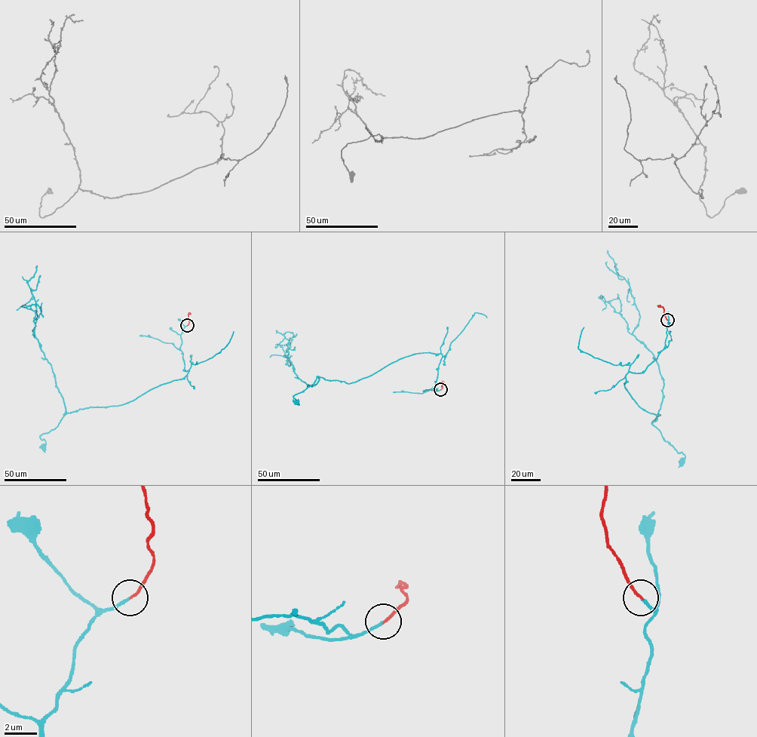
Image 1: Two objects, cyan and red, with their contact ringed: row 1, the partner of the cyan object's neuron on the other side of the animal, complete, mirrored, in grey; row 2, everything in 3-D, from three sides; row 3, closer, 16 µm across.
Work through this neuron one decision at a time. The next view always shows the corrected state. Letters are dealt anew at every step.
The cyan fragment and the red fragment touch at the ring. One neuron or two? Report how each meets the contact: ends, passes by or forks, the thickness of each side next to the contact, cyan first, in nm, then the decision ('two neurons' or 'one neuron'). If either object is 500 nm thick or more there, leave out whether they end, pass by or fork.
cyan ends there; red ends there; 150 nm thick on the cyan side, 140 nm on the other; one neuron

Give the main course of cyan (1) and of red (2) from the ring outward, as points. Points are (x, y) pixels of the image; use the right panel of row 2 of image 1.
1: (667, 320), (665, 347), (624, 385), (660, 415), (651, 424), (681, 461)
2: (667, 320), (663, 308), (657, 305)

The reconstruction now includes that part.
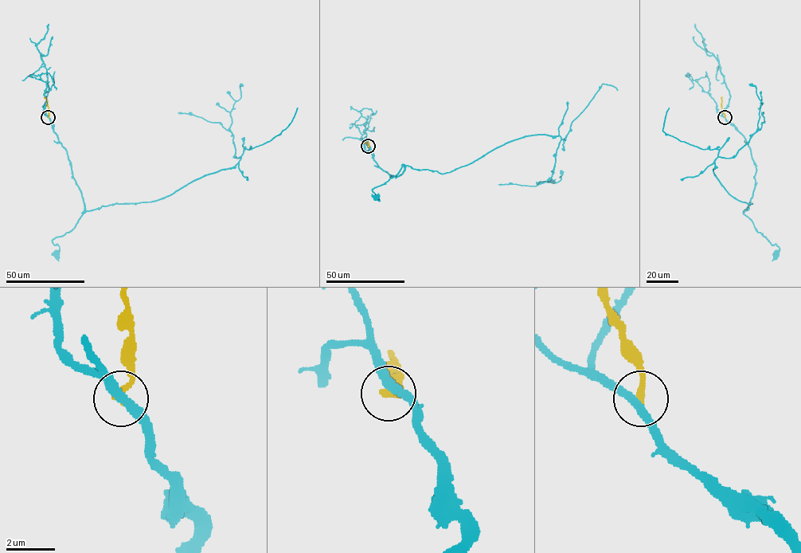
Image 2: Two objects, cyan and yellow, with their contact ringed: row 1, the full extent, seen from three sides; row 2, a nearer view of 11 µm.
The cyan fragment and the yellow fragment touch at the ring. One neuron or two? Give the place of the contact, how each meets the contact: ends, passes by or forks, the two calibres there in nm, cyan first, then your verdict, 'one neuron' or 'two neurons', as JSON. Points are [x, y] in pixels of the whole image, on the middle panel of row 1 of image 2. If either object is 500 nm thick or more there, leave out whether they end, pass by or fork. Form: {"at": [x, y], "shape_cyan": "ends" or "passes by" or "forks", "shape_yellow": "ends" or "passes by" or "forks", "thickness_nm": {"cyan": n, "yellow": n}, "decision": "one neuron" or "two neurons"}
{"at": [368, 146], "shape_cyan": "passes by", "shape_yellow": "ends", "thickness_nm": {"cyan": 320, "yellow": 300}, "decision": "two neurons"}

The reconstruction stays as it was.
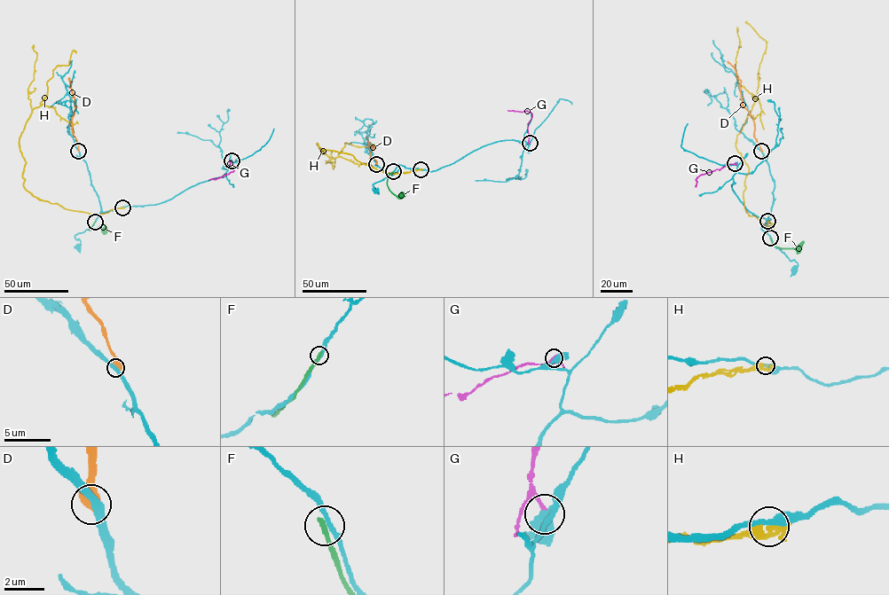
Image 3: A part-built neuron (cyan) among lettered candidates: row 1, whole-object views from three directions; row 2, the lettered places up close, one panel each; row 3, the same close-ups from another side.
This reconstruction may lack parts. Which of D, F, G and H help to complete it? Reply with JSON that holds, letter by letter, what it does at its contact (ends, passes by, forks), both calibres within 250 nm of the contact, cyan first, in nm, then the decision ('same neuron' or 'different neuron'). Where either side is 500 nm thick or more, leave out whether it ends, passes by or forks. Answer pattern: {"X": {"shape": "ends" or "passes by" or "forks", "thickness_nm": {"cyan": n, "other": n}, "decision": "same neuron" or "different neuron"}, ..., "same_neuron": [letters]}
{"D": {"thickness_nm": {"cyan": 340, "other": 700}, "decision": "different neuron"}, "F": {"shape": "ends", "thickness_nm": {"cyan": 240, "other": 280}, "decision": "different neuron"}, "G": {"shape": "ends", "thickness_nm": {"cyan": 480, "other": 220}, "decision": "different neuron"}, "H": {"shape": "ends", "thickness_nm": {"cyan": 400, "other": 420}, "decision": "different neuron"}, "same_neuron": []}

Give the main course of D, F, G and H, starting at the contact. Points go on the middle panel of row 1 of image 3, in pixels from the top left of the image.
D: (376, 164), (373, 159), (370, 159), (373, 148), (366, 137)
F: (393, 171), (389, 176), (387, 186), (397, 196), (405, 194)
G: (530, 143), (527, 129), (532, 113), (527, 111), (507, 110)
H: (420, 169), (384, 173), (351, 154), (322, 153), (317, 144), (331, 159), (345, 143), (374, 144)

